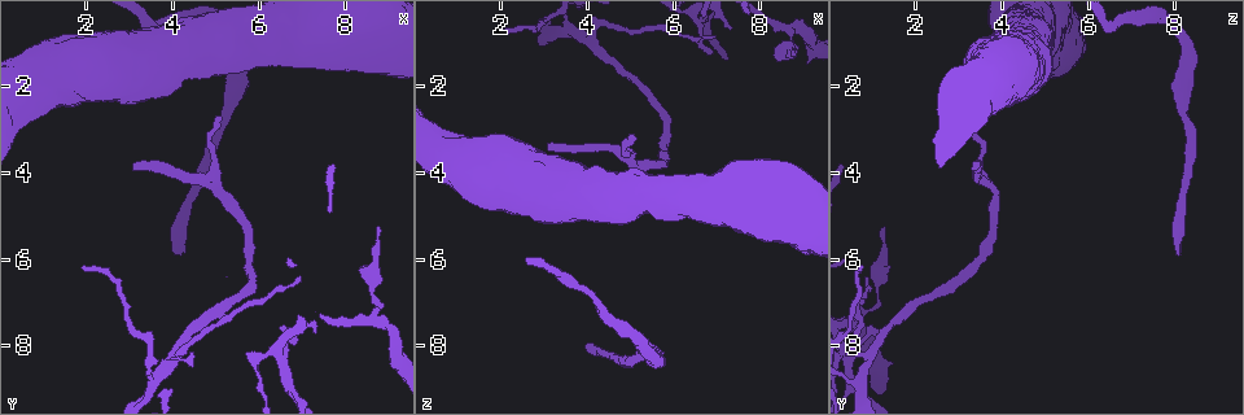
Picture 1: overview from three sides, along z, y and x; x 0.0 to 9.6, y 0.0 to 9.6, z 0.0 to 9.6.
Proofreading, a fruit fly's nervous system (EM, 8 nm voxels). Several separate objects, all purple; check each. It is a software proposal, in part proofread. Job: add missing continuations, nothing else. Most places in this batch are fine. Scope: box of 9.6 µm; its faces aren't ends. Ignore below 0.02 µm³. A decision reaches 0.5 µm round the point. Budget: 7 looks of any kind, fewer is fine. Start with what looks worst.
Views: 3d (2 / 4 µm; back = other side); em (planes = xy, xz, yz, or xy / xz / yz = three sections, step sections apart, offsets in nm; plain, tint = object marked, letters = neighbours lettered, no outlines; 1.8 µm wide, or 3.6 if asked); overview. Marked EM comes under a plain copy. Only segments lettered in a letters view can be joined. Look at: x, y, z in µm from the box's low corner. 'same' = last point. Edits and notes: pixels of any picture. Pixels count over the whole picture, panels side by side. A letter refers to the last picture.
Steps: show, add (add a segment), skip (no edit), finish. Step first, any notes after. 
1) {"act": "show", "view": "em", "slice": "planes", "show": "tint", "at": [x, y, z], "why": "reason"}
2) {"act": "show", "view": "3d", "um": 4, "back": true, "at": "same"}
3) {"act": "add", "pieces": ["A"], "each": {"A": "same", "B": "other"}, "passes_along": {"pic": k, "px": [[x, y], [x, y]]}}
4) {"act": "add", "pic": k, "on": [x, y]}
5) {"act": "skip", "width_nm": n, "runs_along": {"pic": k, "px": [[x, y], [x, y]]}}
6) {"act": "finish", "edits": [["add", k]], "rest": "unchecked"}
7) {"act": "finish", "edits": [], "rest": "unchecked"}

{"act": "show", "view": "3d", "um": 2, "at": [4.35, 5.90, 8.15], "why": "end of a long branch"}

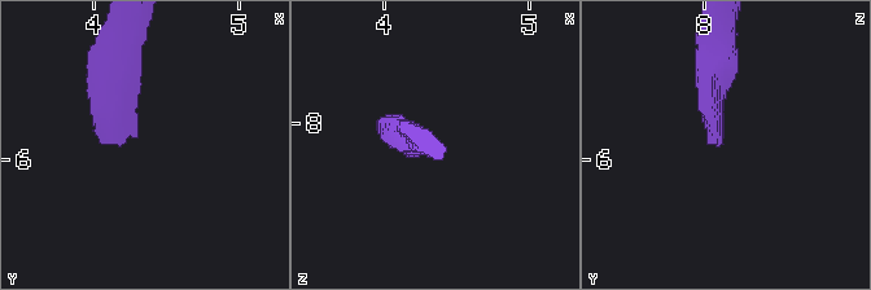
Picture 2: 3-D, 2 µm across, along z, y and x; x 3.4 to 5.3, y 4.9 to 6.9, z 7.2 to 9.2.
{"act": "show", "view": "em", "slice": "xy", "step": 4, "show": "tint", "at": [4.32, 5.82, 8.12], "why": "need the tissue"}

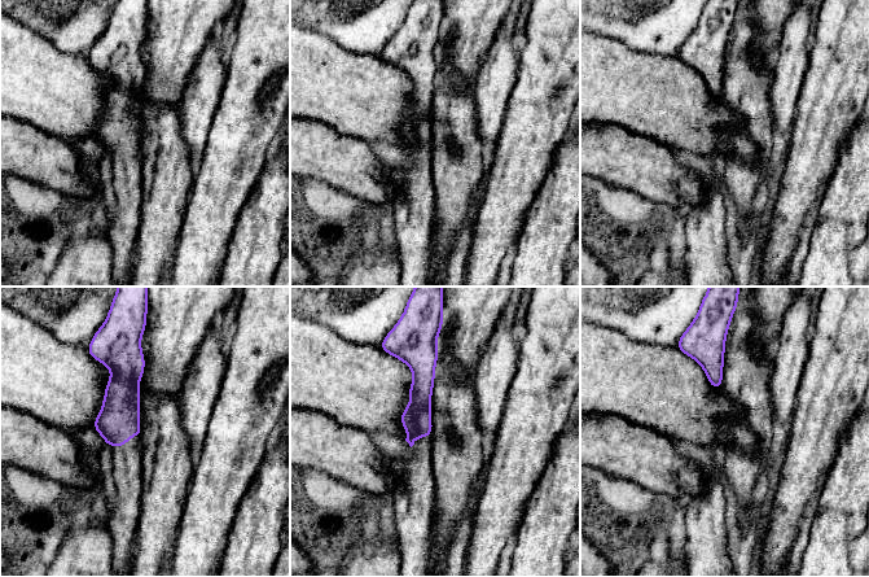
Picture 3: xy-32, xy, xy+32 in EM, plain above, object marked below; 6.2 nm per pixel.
{"act": "show", "view": "em", "slice": "planes", "show": "letters", "at": "same", "why": "cut it another way"}

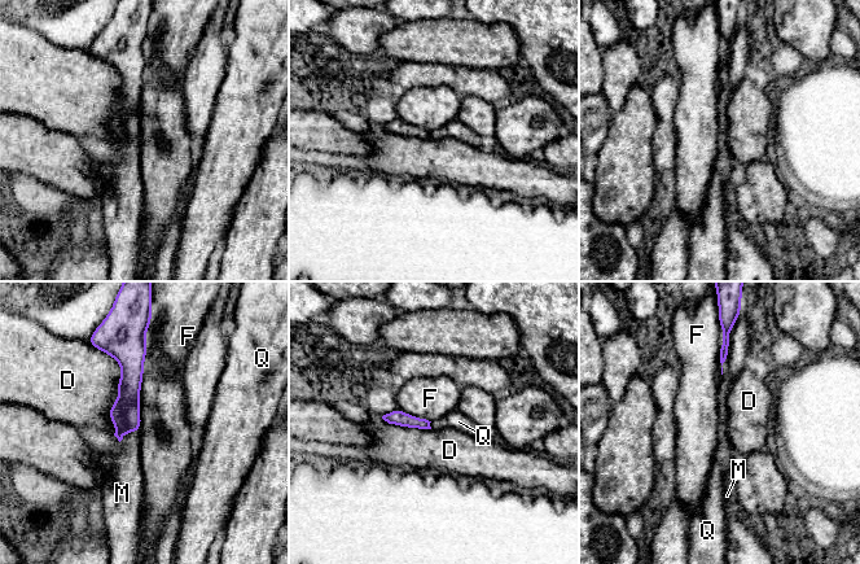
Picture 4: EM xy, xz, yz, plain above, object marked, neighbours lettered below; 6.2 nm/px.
{"act": "add", "pieces": ["M"], "each": {"D": "other", "F": "other", "M": "same", "Q": "other"}, "passes_along": {"pic": 4, "px": [[124, 412], [128, 432], [123, 471]]}, "found": "it goes on there"}

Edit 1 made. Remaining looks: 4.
{"act": "show", "view": "em", "slice": "planes", "show": "letters", "at": [3.10, 3.95, 3.40], "why": "branch stops here"}

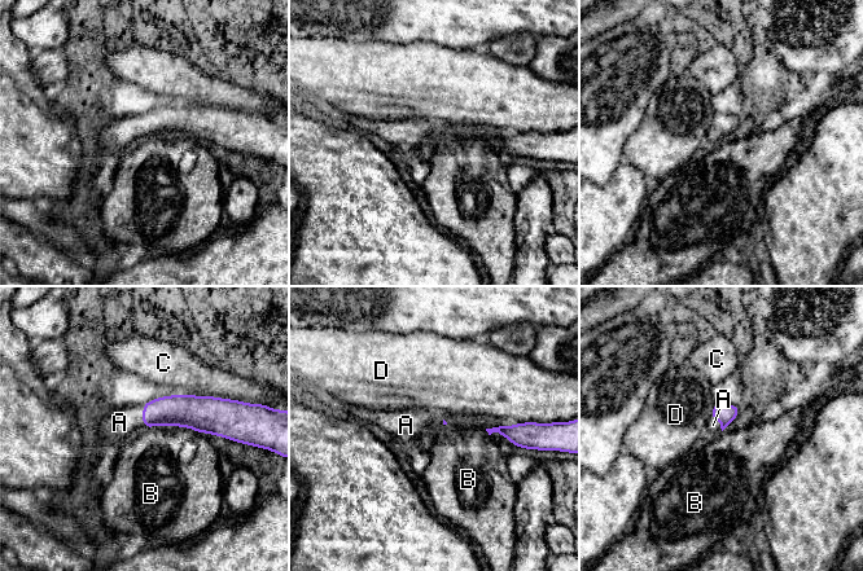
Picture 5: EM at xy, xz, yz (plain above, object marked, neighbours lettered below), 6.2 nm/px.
{"act": "add", "pieces": ["A"], "each": {"A": "same", "B": "other", "C": "other", "D": "other"}, "passes_along": {"pic": 5, "px": [[182, 409], [143, 416], [119, 422]]}, "found": "the neuron continues"}

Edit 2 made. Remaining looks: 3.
{"act": "show", "view": "3d", "um": 4, "at": [8.60, 7.30, 0.65], "why": "thin neck"}

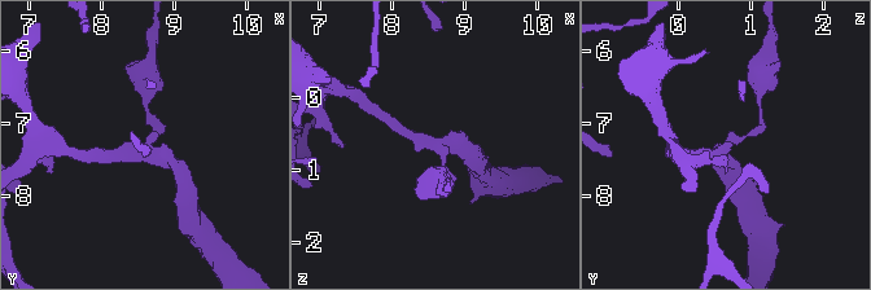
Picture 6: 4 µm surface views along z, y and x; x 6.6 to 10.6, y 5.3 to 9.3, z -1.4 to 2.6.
{"act": "show", "view": "em", "slice": "xy", "step": 8, "show": "tint", "at": [8.70, 7.25, 0.70]}

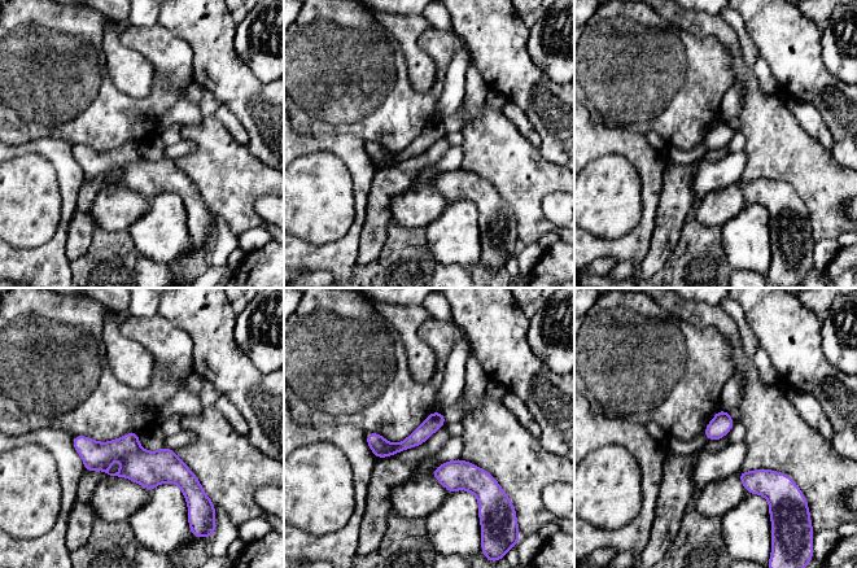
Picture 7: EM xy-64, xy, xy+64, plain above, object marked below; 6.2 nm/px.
{"act": "show", "view": "em", "slice": "planes", "show": "letters", "at": "same", "why": "another direction"}

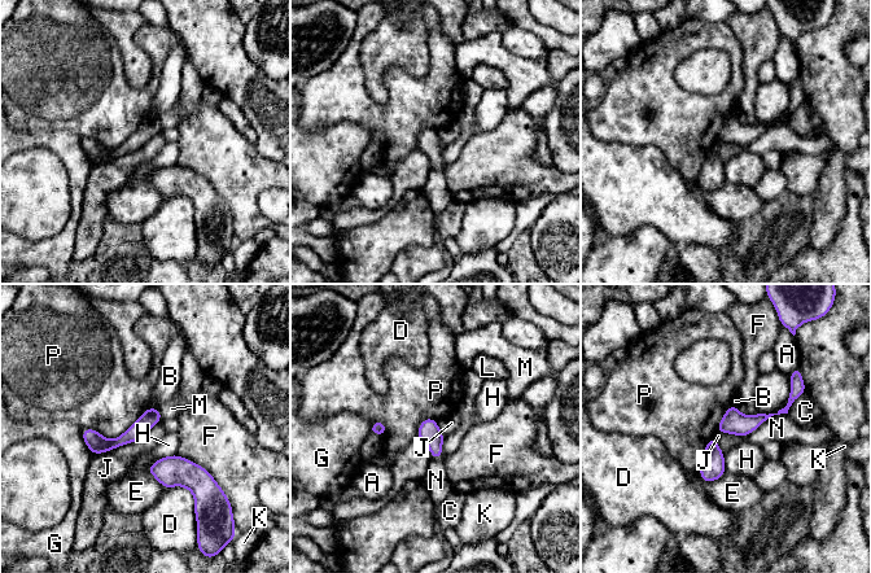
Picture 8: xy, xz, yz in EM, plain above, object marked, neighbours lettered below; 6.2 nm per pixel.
{"act": "skip", "width_nm": 110, "each": {"A": "other", "B": "other", "C": "other", "D": "other", "E": "other", "F": "other", "G": "other", "H": "other", "J": "other", "K": "other", "L": "other", "M": "other", "N": "other", "P": "other"}, "runs_along": {"pic": 8, "px": [[793, 392], [782, 411], [720, 429]]}, "found": "no lettered segment goes on from it"}

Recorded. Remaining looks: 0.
{"act": "finish", "edits": [["add", 4], ["add", 5]], "rest": "unchecked"}

